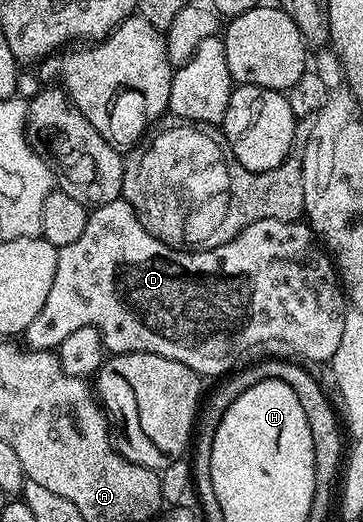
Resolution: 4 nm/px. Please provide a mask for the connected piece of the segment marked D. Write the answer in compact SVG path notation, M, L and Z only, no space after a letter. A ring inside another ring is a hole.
M118 199L111 203L103 203L96 206L89 213L87 223L83 227L83 235L75 239L75 243L67 243L67 247L58 249L57 266L55 267L55 283L51 283L51 291L47 294L47 303L43 303L43 311L35 315L31 327L27 327L23 334L23 341L30 349L56 350L57 346L67 339L67 335L72 335L74 331L79 331L79 327L95 327L101 333L101 338L106 350L110 354L118 353L154 353L167 359L175 359L175 363L183 363L191 367L202 378L220 379L232 374L233 369L240 361L245 361L249 357L252 349L257 349L260 345L282 345L294 358L305 361L325 361L332 362L335 351L339 347L339 338L343 336L343 323L347 312L347 298L343 292L343 286L338 278L336 268L326 250L317 239L316 233L309 228L308 224L301 221L276 221L275 219L263 219L259 223L251 223L242 233L235 235L222 245L215 245L208 249L195 249L186 251L183 249L172 249L170 245L165 245L159 239L155 239L139 223L135 211L126 203L124 199Z

